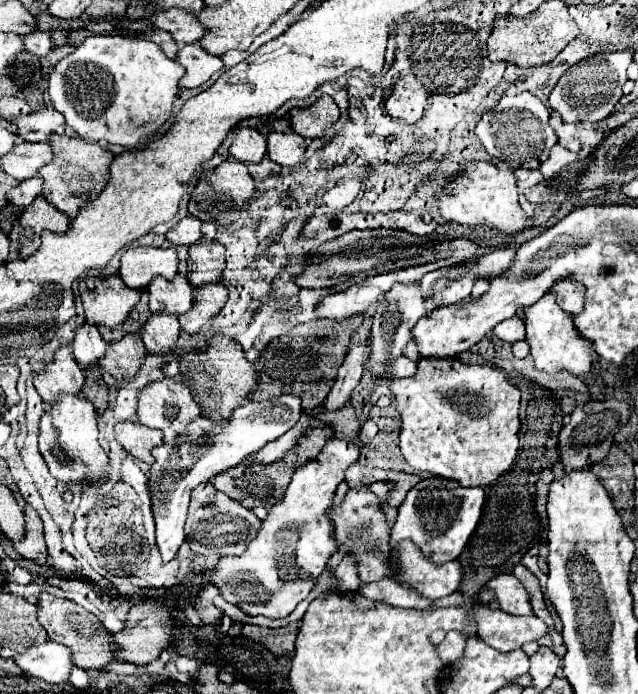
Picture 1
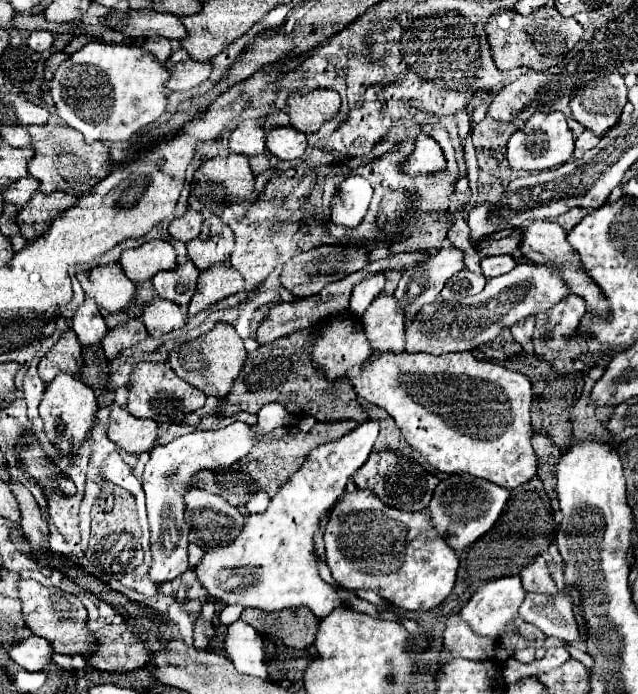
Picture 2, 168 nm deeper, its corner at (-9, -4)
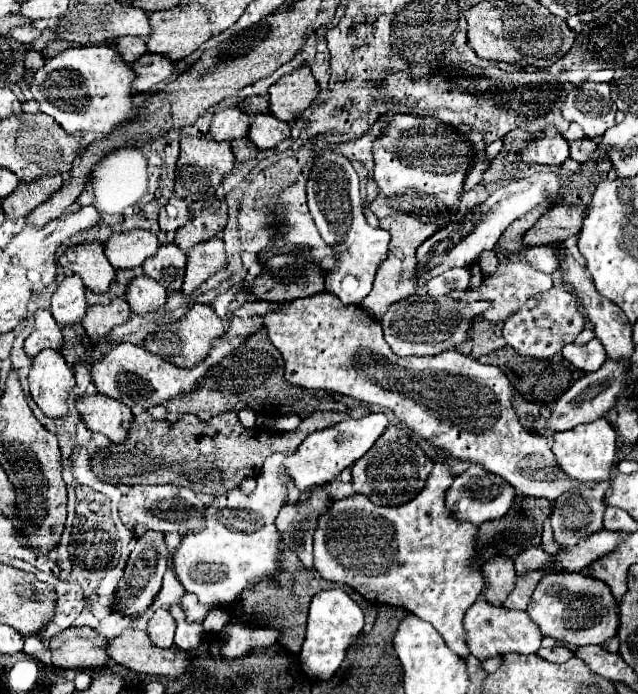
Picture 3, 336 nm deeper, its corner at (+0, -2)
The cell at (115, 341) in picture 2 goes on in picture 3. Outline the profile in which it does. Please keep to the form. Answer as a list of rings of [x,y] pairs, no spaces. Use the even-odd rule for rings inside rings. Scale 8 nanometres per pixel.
[[[113,297],[109,305],[93,305],[87,309],[81,325],[91,339],[105,339],[111,329],[123,325],[131,315],[131,309],[123,297]]]

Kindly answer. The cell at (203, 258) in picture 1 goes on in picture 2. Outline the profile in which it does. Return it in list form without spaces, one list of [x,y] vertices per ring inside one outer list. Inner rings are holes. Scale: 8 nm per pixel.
[[[210,215],[202,223],[202,233],[186,243],[186,247],[194,265],[200,271],[206,271],[228,261],[228,255],[234,249],[234,233],[218,215]]]

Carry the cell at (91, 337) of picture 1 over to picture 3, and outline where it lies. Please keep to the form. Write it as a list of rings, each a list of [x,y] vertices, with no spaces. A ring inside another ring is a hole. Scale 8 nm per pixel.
[[[69,275],[57,285],[51,297],[51,313],[61,327],[83,321],[81,317],[87,313],[85,285],[77,275]]]

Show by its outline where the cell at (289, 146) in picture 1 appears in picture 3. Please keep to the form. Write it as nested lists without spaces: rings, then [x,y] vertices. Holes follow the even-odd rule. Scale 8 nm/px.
[[[255,115],[249,127],[249,139],[257,145],[257,149],[277,149],[277,145],[291,137],[291,127],[285,121],[279,121],[273,115]]]

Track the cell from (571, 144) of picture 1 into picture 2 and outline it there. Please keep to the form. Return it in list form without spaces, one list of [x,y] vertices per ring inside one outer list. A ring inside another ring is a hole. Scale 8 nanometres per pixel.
[[[584,131],[578,139],[576,139],[576,151],[574,151],[574,157],[582,157],[588,149],[592,149],[592,147],[596,147],[598,145],[598,137],[592,133],[592,131]]]

